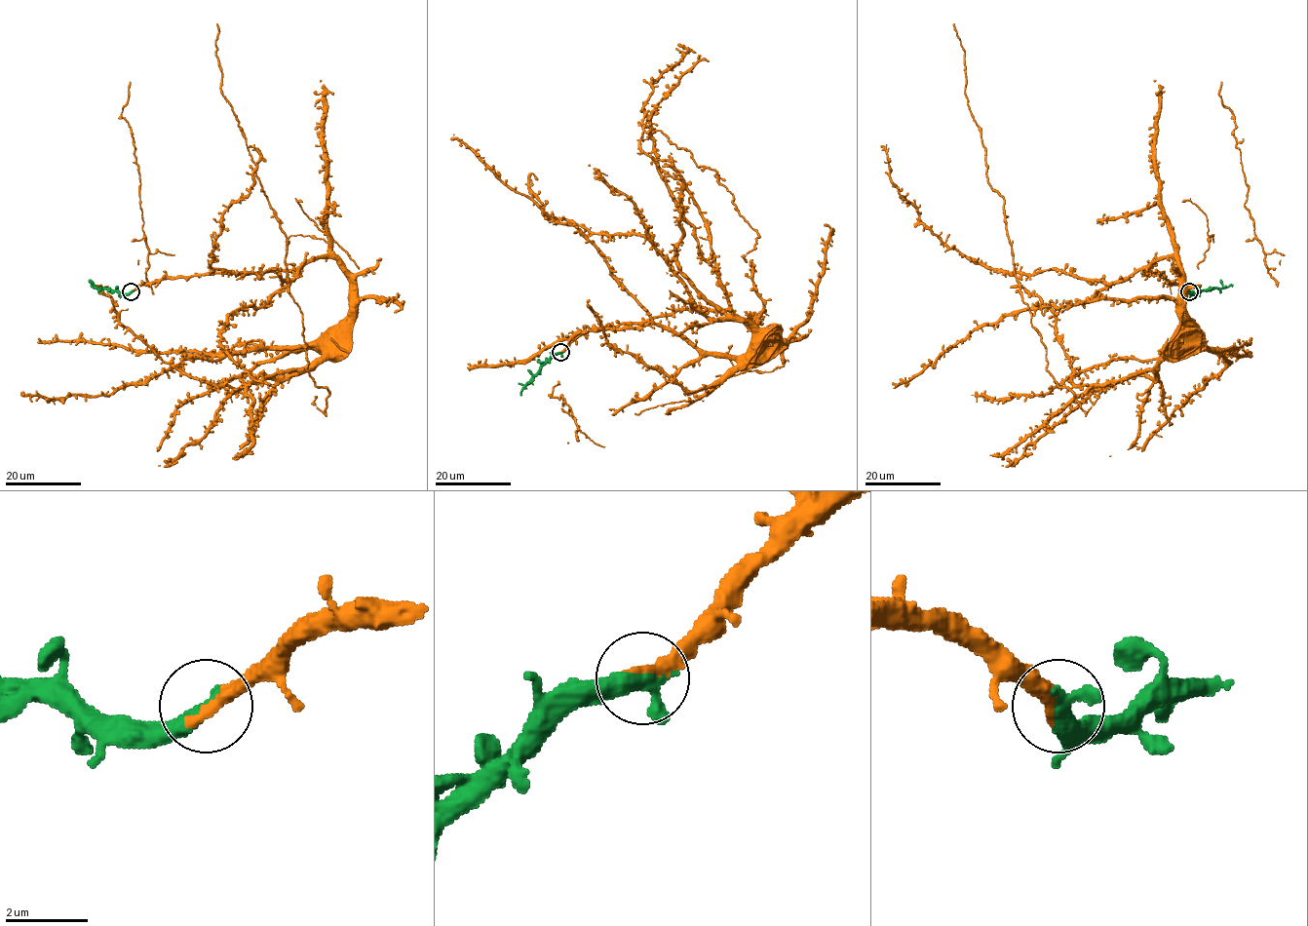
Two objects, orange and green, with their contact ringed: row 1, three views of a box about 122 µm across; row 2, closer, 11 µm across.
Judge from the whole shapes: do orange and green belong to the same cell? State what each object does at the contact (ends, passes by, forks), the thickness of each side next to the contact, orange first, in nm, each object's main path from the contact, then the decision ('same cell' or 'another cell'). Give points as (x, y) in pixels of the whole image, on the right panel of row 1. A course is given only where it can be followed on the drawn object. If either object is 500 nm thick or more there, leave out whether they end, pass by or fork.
orange ends | green passes by | 340/400 nm | orange via (1189, 292), (1145, 270), (1176, 260), (1192, 346), (1112, 359), (1044, 395), (975, 392) | green via (1190, 292), (1233, 285) | same cell

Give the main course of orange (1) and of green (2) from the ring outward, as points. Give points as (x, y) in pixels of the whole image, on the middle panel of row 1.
1: (560, 352), (596, 327), (702, 308), (728, 309), (780, 346), (702, 355), (653, 321), (574, 226), (451, 137)
2: (560, 353), (549, 361), (520, 396)

